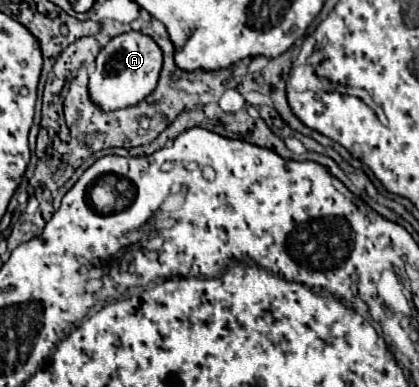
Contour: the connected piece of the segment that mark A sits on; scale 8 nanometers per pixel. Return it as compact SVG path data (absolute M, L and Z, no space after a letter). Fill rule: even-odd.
M142 31L122 33L110 39L110 43L102 47L102 51L98 53L96 71L90 75L90 97L102 109L110 111L132 107L134 103L140 103L146 95L150 95L156 89L160 69L162 69L162 49L150 35Z

